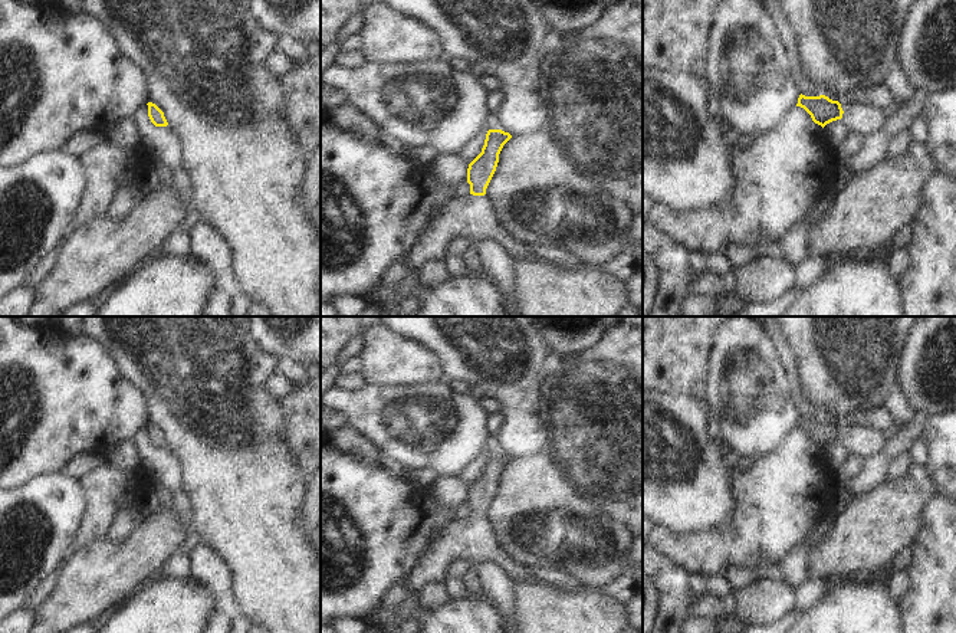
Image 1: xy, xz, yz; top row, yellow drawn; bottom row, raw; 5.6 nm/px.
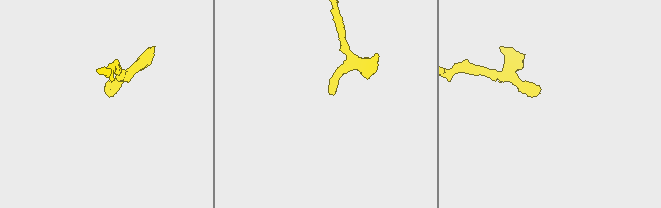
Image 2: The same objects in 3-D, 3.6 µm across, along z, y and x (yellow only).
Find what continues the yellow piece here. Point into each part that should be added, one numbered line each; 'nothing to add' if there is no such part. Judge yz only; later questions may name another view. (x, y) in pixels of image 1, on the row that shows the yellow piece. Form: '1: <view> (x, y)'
1: yz (861, 118)

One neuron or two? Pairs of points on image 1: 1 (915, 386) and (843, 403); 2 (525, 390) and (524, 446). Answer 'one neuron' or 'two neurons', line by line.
1: two neurons
2: one neuron

